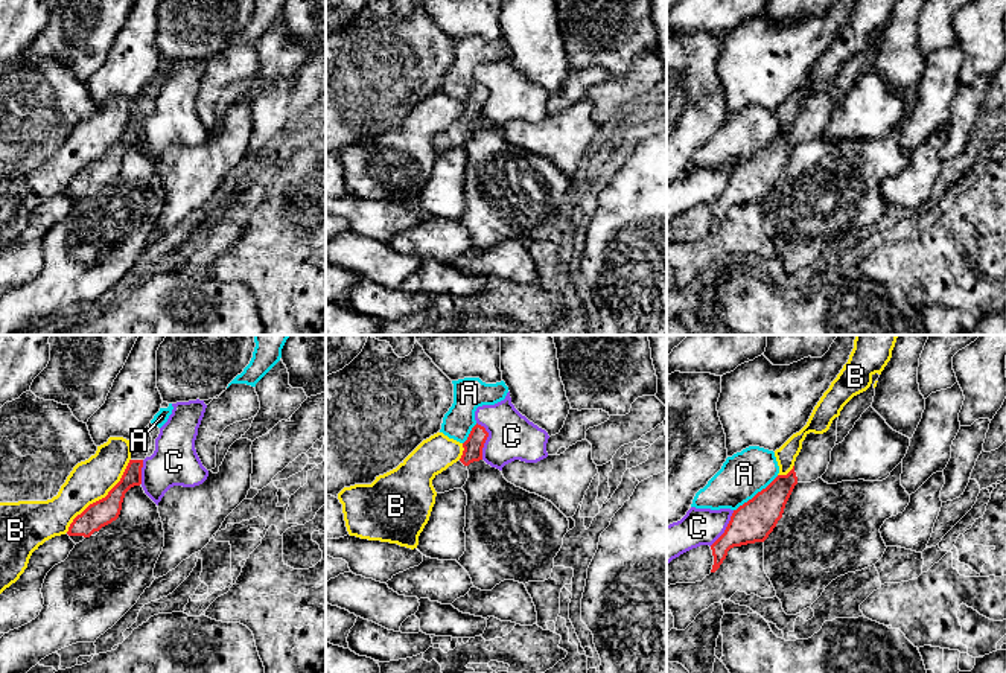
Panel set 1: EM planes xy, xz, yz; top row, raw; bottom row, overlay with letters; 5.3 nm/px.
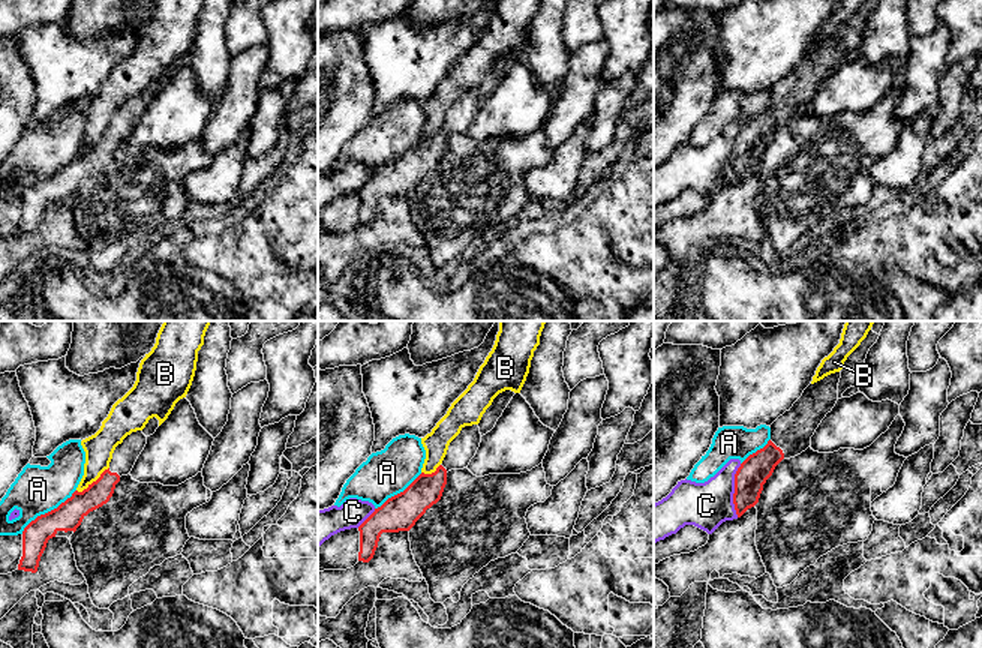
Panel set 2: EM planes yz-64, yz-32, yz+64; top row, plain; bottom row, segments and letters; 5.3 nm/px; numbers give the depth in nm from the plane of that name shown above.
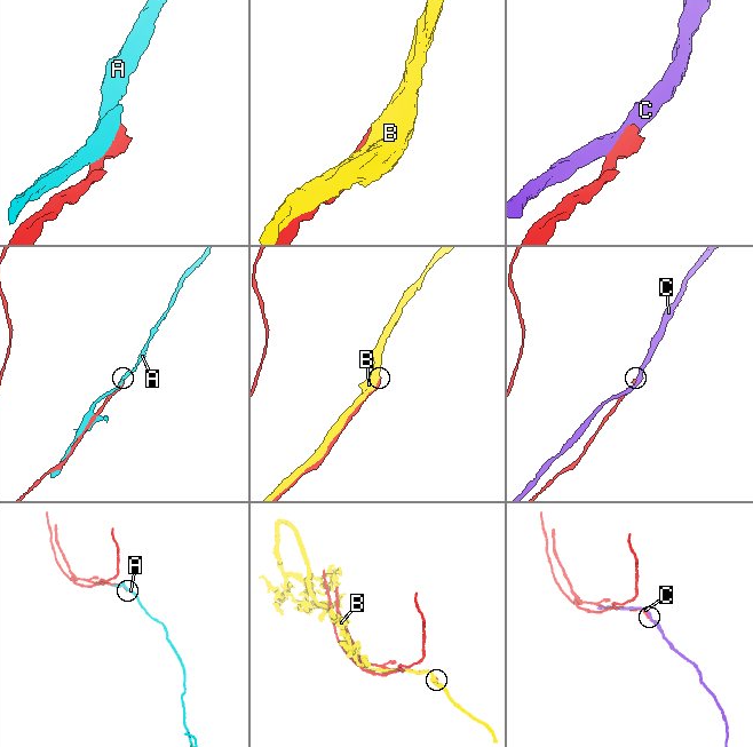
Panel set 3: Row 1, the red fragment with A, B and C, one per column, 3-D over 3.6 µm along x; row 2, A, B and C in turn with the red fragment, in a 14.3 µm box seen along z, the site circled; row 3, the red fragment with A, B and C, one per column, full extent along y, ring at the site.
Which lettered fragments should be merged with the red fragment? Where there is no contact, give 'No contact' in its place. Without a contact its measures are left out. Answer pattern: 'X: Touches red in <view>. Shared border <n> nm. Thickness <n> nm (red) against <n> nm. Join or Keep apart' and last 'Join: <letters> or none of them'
A: Touches red in yz. Shared border 300 nm. Thickness 220 nm (red) against 240 nm. Keep apart
B: Touches red in xy. Shared border 500 nm. Thickness 140 nm (red) against 220 nm. Keep apart
C: Touches red in xz. Shared border 200 nm. Thickness 100 nm (red) against 240 nm. Keep apart
Join: none of them

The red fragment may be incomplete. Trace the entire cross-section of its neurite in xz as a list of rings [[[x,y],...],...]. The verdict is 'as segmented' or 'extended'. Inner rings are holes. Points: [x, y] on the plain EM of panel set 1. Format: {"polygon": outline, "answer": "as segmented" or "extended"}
{"polygon": [[[476,82],[472,87],[467,99],[463,102],[464,110],[461,117],[432,139],[437,152],[463,148],[469,137],[467,125],[473,120],[482,119],[482,107],[487,96],[489,91],[484,85]]], "answer": "extended"}

